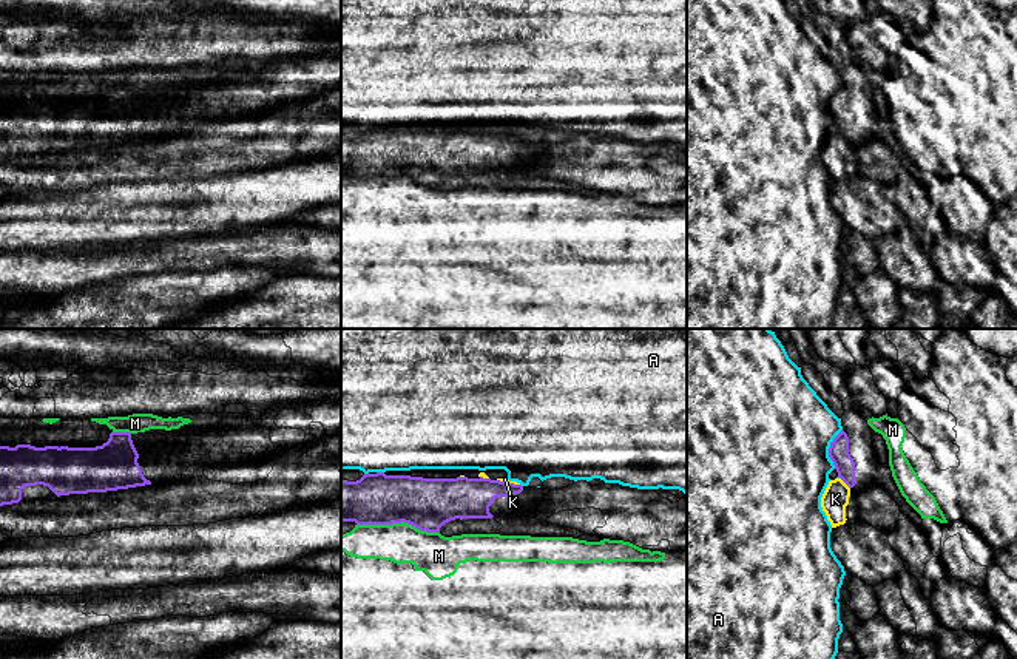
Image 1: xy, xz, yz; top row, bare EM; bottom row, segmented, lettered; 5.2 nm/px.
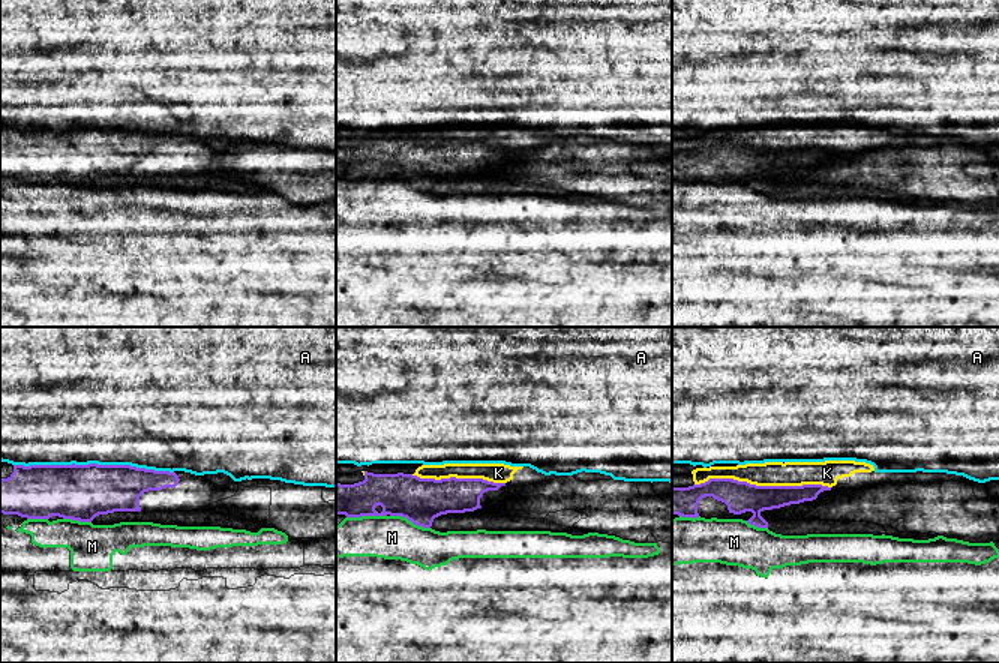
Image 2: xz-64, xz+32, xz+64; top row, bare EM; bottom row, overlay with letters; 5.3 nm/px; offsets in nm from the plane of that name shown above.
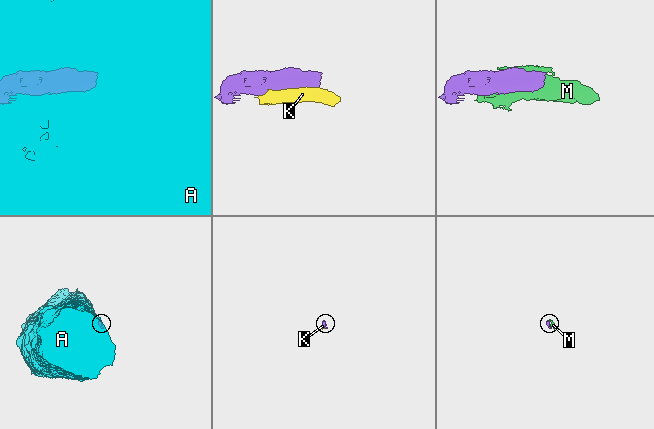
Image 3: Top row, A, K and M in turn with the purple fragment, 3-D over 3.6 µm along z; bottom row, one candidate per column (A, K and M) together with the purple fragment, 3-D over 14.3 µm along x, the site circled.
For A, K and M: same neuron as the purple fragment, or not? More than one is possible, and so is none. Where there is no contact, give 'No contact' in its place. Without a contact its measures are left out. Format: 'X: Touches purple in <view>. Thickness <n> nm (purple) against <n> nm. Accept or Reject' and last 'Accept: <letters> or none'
A: Touches purple in yz. Thickness 110 nm (purple) against 500 nm. Reject
K: Touches purple in yz. Thickness 110 nm (purple) against 140 nm. Reject
M: Touches purple in xz. Thickness 280 nm (purple) against 220 nm. Reject
Accept: none

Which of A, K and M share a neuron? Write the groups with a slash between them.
A / K / M

